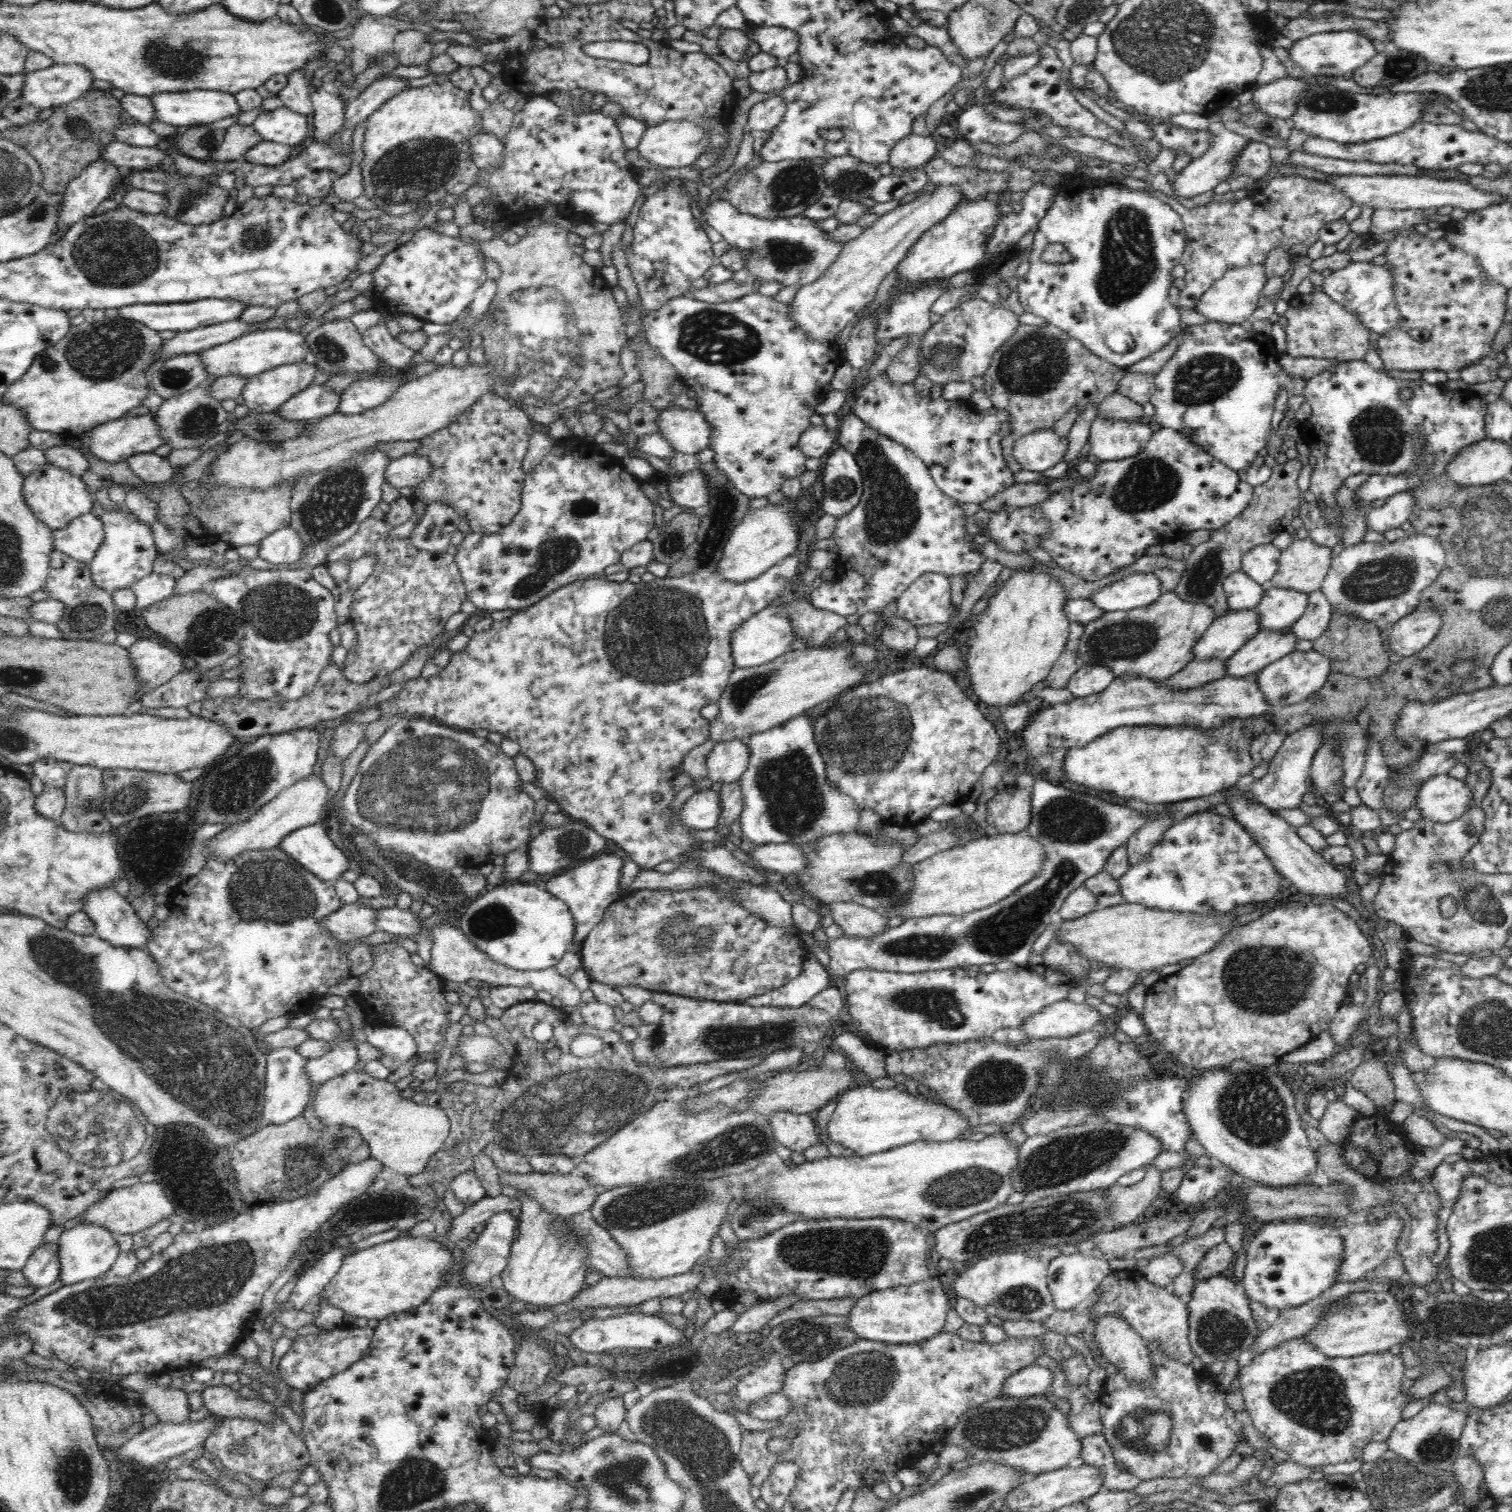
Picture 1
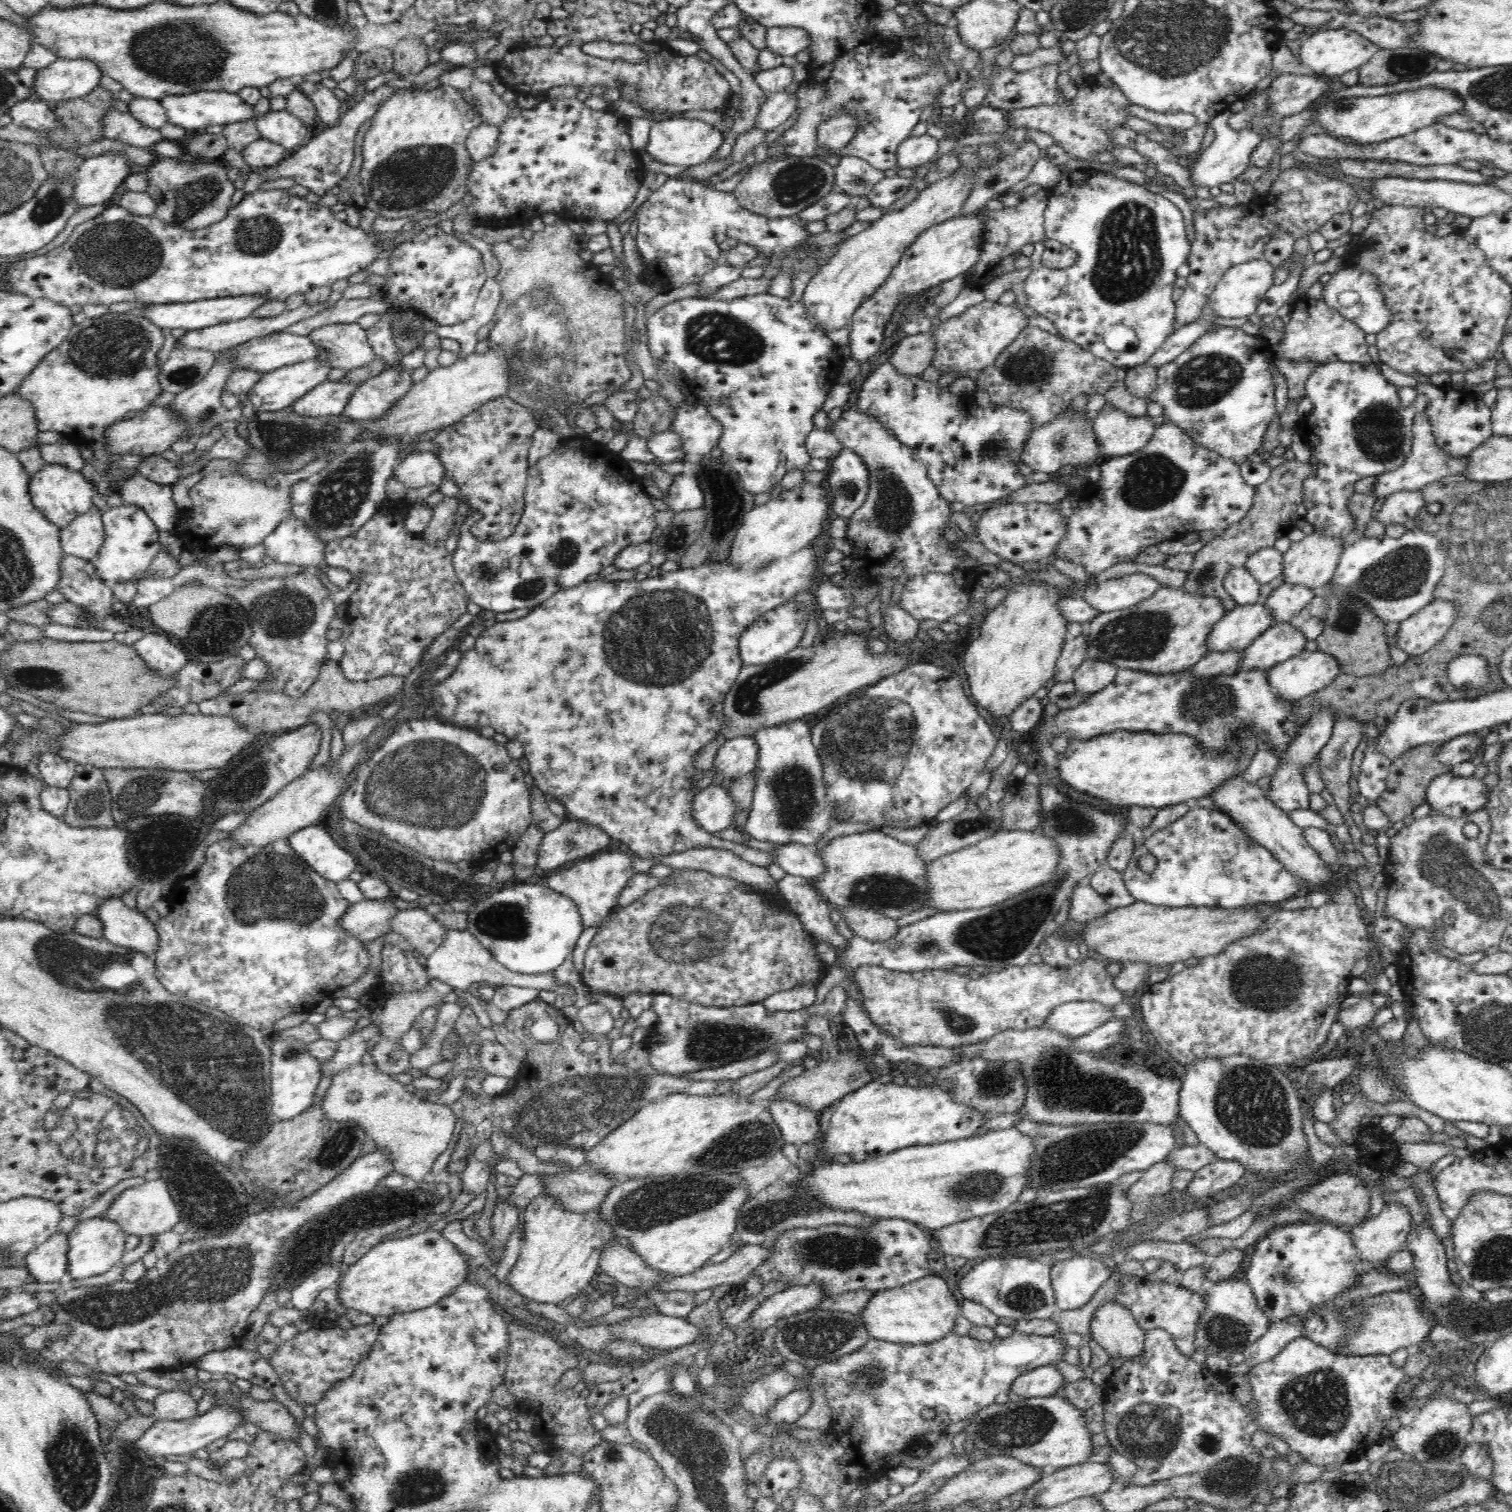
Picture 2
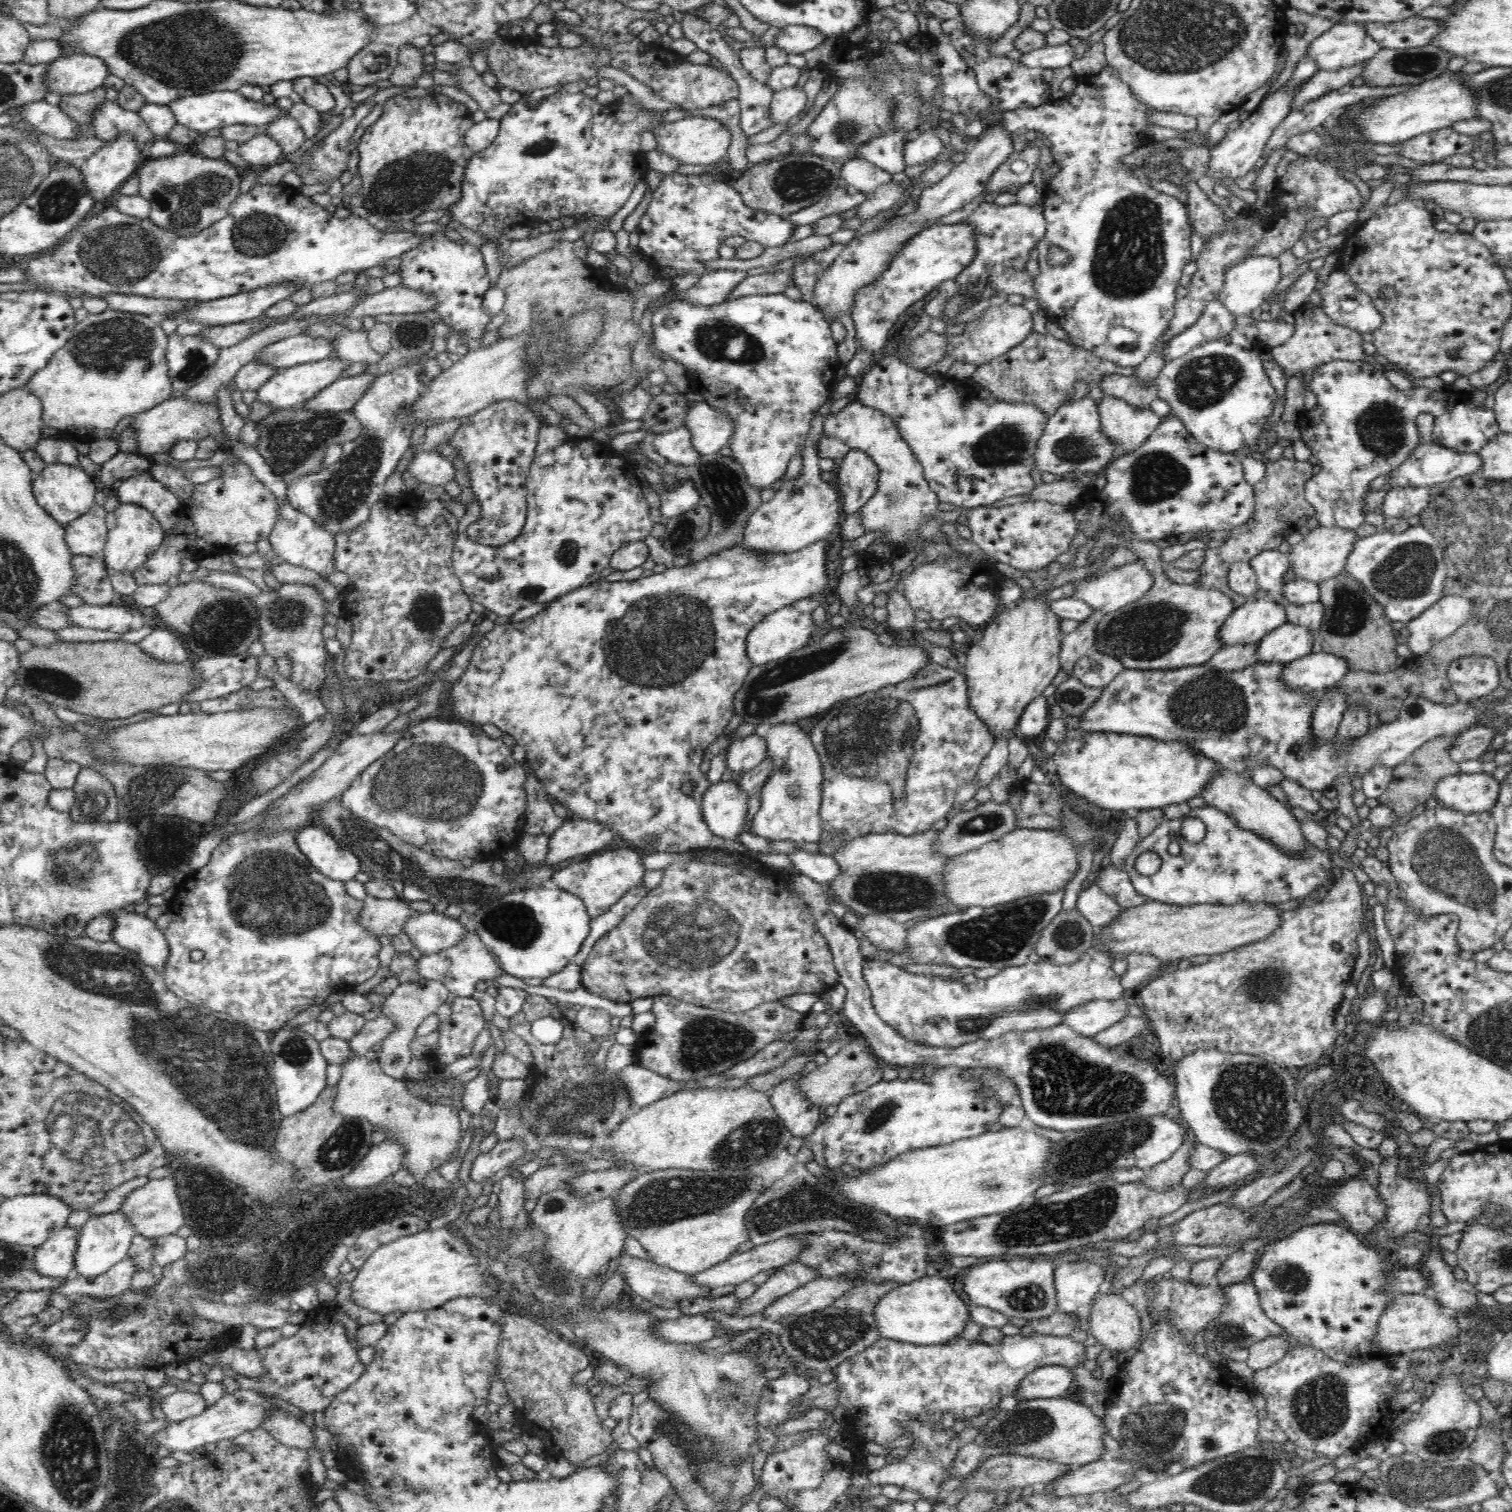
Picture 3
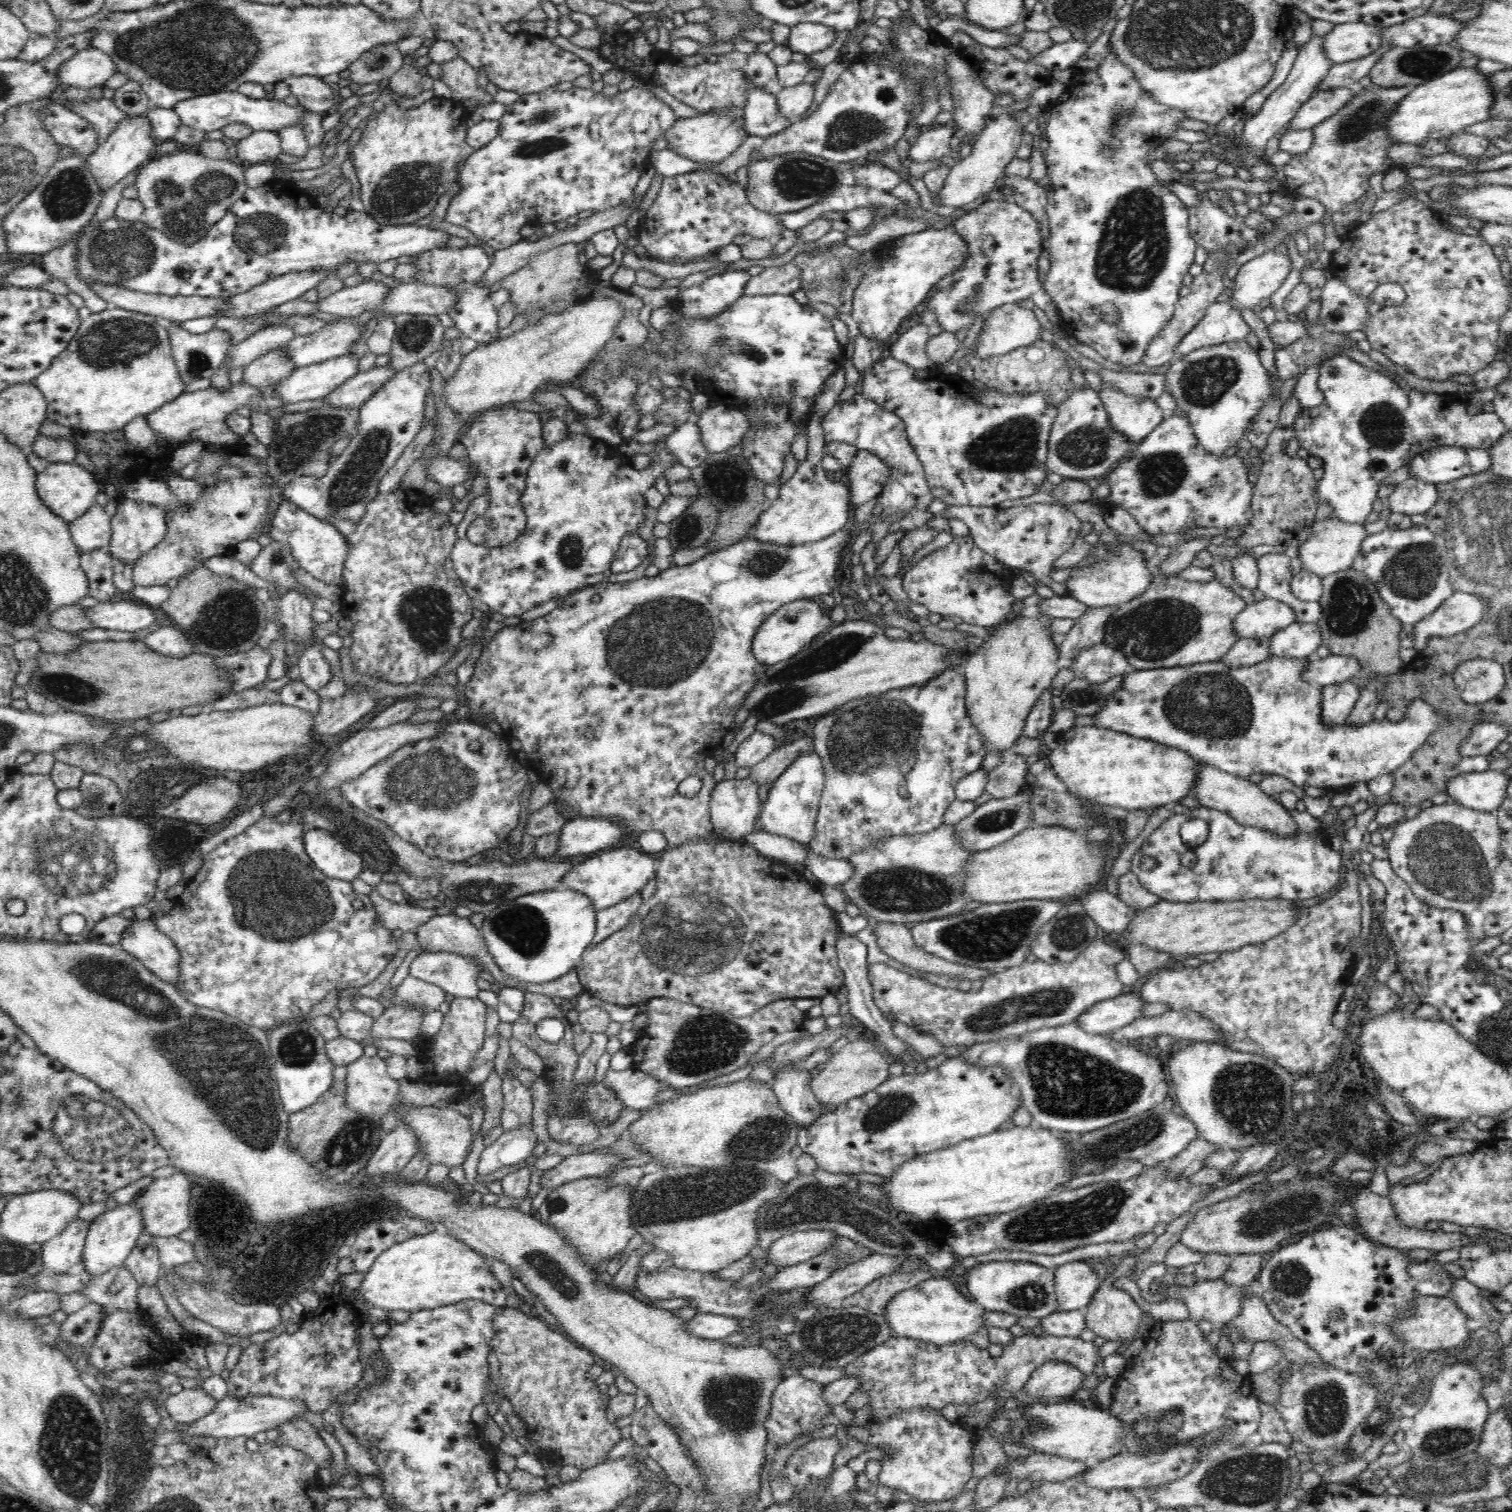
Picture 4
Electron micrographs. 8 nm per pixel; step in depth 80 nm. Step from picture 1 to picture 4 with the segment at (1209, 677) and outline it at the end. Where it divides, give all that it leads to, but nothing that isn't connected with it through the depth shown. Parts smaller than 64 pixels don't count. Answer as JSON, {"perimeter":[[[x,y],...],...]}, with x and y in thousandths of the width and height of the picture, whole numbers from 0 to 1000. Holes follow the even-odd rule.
{"perimeter":[[[839,421],[819,423],[807,437],[812,439],[813,442],[820,442],[820,440],[832,439],[832,438],[837,437],[841,435],[839,430],[839,426],[840,421]]]}

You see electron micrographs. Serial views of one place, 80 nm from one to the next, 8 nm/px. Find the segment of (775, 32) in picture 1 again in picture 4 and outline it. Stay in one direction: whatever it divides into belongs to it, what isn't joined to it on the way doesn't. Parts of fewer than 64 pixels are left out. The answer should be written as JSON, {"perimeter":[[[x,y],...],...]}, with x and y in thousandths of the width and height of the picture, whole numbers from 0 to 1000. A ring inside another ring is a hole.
{"perimeter":[[[531,15],[523,17],[520,29],[524,34],[536,36],[548,32],[553,25],[553,20],[546,16]]]}

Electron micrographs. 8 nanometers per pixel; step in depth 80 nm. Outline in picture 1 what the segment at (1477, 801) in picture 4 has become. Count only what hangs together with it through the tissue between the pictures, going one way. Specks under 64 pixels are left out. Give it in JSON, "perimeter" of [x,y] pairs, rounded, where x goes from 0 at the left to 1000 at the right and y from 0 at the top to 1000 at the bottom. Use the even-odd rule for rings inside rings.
{"perimeter":[[[958,511],[942,516],[937,527],[937,535],[940,538],[940,542],[951,544],[964,542],[974,532],[974,522],[968,516],[959,514]]]}

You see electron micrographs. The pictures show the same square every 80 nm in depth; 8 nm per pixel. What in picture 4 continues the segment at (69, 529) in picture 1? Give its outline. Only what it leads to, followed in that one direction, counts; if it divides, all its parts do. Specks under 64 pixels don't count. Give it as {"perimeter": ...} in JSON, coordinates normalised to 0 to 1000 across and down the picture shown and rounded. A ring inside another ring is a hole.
{"perimeter":[[[63,333],[57,340],[46,346],[48,359],[53,365],[61,365],[72,361],[74,354],[73,341]]]}

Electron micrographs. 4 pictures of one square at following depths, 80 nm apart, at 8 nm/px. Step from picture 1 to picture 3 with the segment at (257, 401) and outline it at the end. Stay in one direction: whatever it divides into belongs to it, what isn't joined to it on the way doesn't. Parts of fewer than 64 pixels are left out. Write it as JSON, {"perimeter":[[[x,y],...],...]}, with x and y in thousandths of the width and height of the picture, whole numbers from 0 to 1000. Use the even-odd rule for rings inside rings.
{"perimeter":[[[218,236],[210,239],[187,243],[184,245],[184,247],[181,247],[181,249],[179,249],[176,254],[173,254],[173,255],[171,257],[170,264],[172,267],[181,271],[196,270],[198,267],[206,265],[210,259],[214,259],[216,255],[221,254],[222,251],[226,249],[227,246],[231,243],[231,241],[230,241],[230,240]]]}

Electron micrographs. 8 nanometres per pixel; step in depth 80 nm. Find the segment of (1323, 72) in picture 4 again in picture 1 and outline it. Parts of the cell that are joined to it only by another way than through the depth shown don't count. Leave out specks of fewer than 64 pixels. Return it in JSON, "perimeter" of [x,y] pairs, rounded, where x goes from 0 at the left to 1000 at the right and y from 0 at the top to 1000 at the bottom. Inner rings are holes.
{"perimeter":[[[805,75],[800,77],[800,87],[802,88],[802,97],[799,98],[799,101],[794,103],[794,104],[788,105],[787,108],[774,120],[775,126],[779,132],[780,132],[780,131],[788,132],[790,130],[792,130],[792,128],[800,127],[800,126],[802,126],[807,120],[812,119],[813,115],[815,113],[815,106],[818,104],[821,98],[823,98],[823,96],[825,93],[828,93],[823,90],[820,90],[819,89],[812,87]]]}

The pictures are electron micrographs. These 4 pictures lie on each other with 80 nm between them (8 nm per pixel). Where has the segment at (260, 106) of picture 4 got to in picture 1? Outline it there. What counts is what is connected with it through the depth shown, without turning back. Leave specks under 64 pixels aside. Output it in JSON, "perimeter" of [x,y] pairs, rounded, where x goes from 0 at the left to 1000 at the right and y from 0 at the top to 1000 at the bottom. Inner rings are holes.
{"perimeter":[[[147,60],[108,61],[99,64],[105,81],[114,83],[140,82],[159,75],[155,63]]]}

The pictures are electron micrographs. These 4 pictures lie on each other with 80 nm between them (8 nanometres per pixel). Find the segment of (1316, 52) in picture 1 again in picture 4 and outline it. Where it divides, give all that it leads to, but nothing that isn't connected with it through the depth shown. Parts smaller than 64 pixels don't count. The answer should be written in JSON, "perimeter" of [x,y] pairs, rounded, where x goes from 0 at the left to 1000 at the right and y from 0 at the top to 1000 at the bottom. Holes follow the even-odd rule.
{"perimeter":[[[903,15],[883,16],[875,25],[876,34],[882,43],[906,37],[914,30],[912,18]]]}

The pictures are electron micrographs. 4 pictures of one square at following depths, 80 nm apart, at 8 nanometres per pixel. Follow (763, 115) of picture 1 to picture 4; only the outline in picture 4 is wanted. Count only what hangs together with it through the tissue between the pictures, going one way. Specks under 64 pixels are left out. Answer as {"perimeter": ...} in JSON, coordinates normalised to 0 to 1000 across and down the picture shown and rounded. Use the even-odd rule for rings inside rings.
{"perimeter":[[[529,55],[524,58],[519,58],[513,64],[517,77],[526,79],[537,69],[538,58],[536,55]]]}

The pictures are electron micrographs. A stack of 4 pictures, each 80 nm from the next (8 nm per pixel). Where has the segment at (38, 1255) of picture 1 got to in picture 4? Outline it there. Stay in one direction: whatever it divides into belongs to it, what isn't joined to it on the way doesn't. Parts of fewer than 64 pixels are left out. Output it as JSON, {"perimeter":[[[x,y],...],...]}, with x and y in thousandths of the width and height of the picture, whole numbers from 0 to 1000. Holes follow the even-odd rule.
{"perimeter":[[[50,806],[40,816],[28,821],[27,833],[30,839],[41,843],[45,842],[49,836],[52,836],[60,809]]]}

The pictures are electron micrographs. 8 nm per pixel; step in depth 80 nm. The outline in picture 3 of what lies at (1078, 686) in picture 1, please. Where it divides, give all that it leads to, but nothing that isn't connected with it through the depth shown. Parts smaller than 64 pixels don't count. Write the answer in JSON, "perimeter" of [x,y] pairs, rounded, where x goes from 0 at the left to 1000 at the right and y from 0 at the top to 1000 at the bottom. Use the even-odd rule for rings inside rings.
{"perimeter":[[[723,431],[712,438],[710,448],[721,455],[730,455],[743,442],[740,435]]]}

